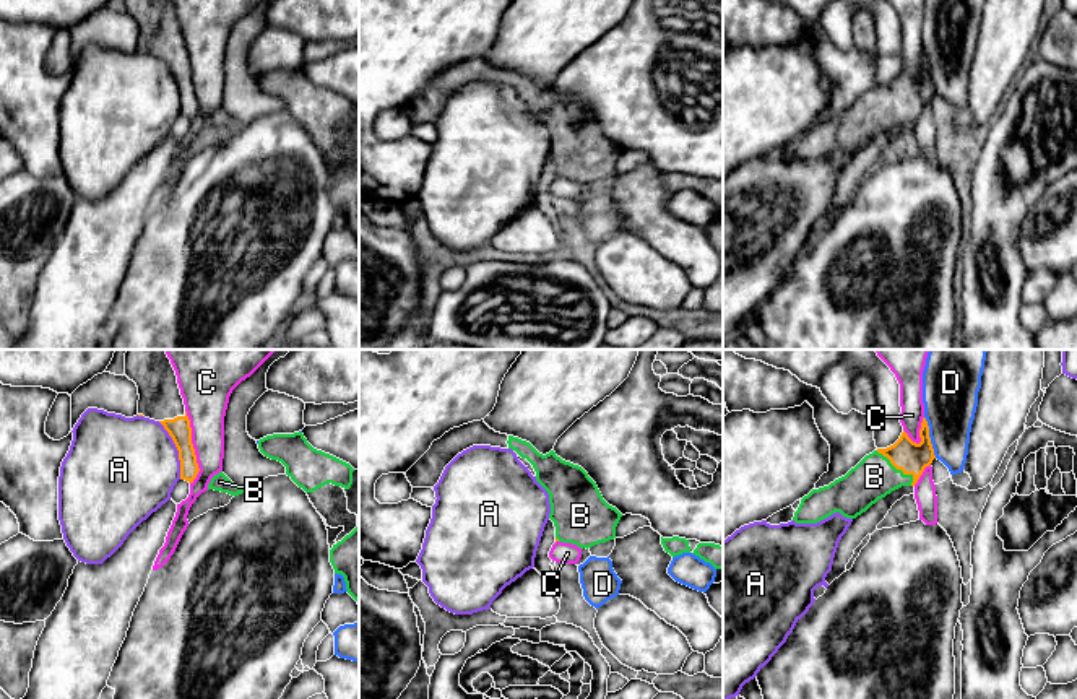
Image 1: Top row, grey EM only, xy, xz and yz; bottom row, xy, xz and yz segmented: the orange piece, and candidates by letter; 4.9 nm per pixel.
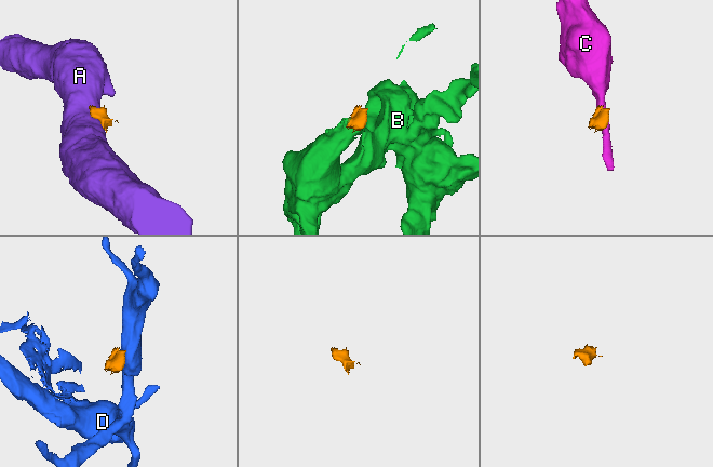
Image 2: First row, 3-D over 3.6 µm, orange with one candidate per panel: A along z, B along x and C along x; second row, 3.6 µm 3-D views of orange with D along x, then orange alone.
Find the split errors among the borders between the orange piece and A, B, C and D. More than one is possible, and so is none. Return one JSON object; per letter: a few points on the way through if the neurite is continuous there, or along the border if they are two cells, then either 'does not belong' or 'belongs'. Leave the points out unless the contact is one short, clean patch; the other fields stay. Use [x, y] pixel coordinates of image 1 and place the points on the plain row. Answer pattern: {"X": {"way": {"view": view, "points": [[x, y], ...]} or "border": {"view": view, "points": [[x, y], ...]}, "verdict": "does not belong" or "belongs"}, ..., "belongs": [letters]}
{"A": {"border": {"view": "xy", "points": [[158, 57], [177, 86], [181, 114]]}, "verdict": "does not belong"}, "B": {"way": {"view": "yz", "points": [[912, 95], [899, 104], [887, 104], [874, 112]]}, "verdict": "belongs"}, "C": {"border": {"view": "xy", "points": [[185, 46], [190, 56], [190, 78], [198, 104], [192, 119]]}, "verdict": "does not belong"}, "D": {"border": {"view": "yz", "points": [[925, 52], [936, 93]]}, "verdict": "does not belong"}, "belongs": ["B"]}

